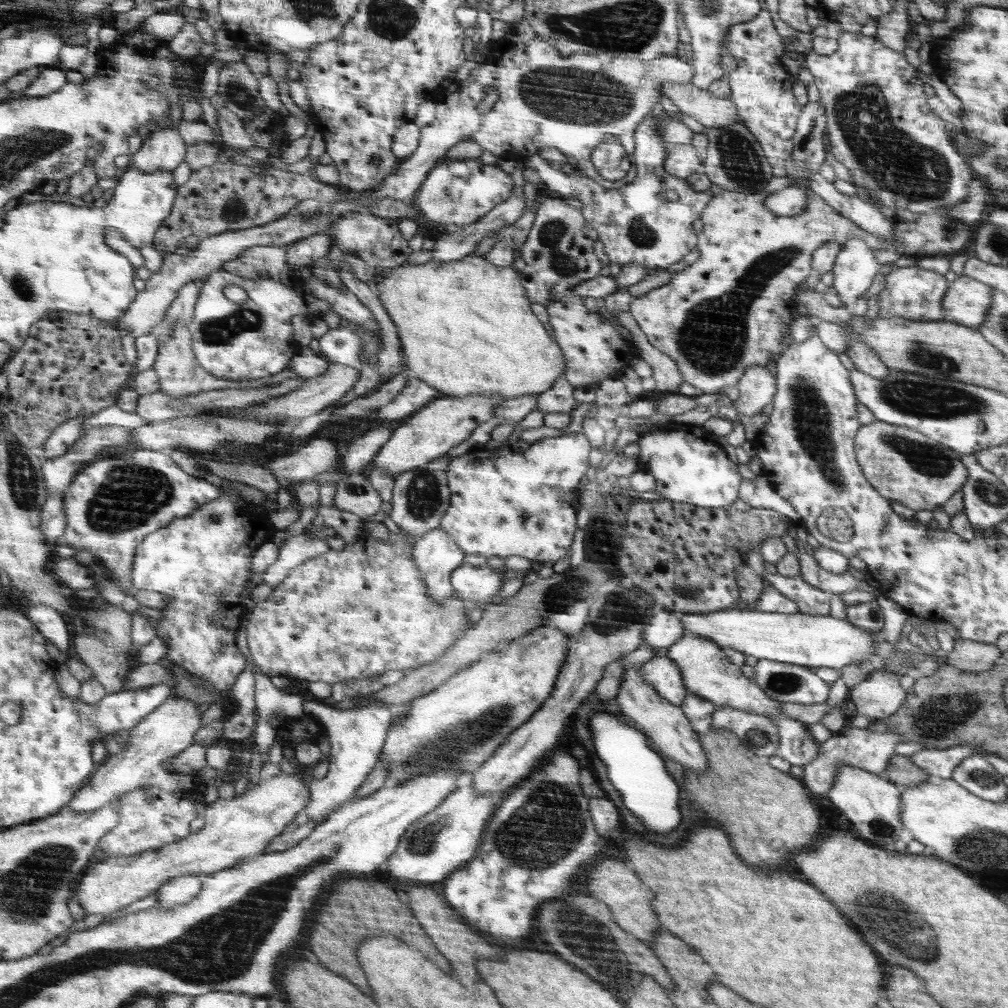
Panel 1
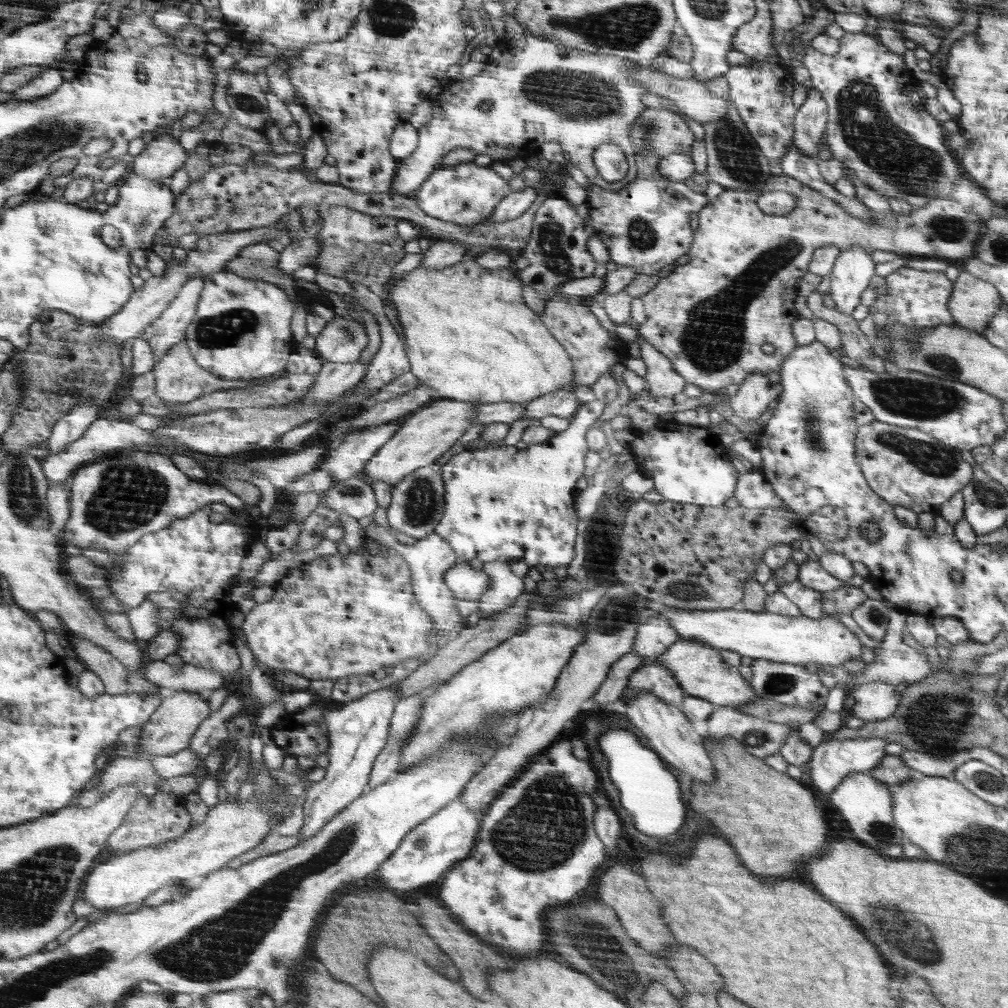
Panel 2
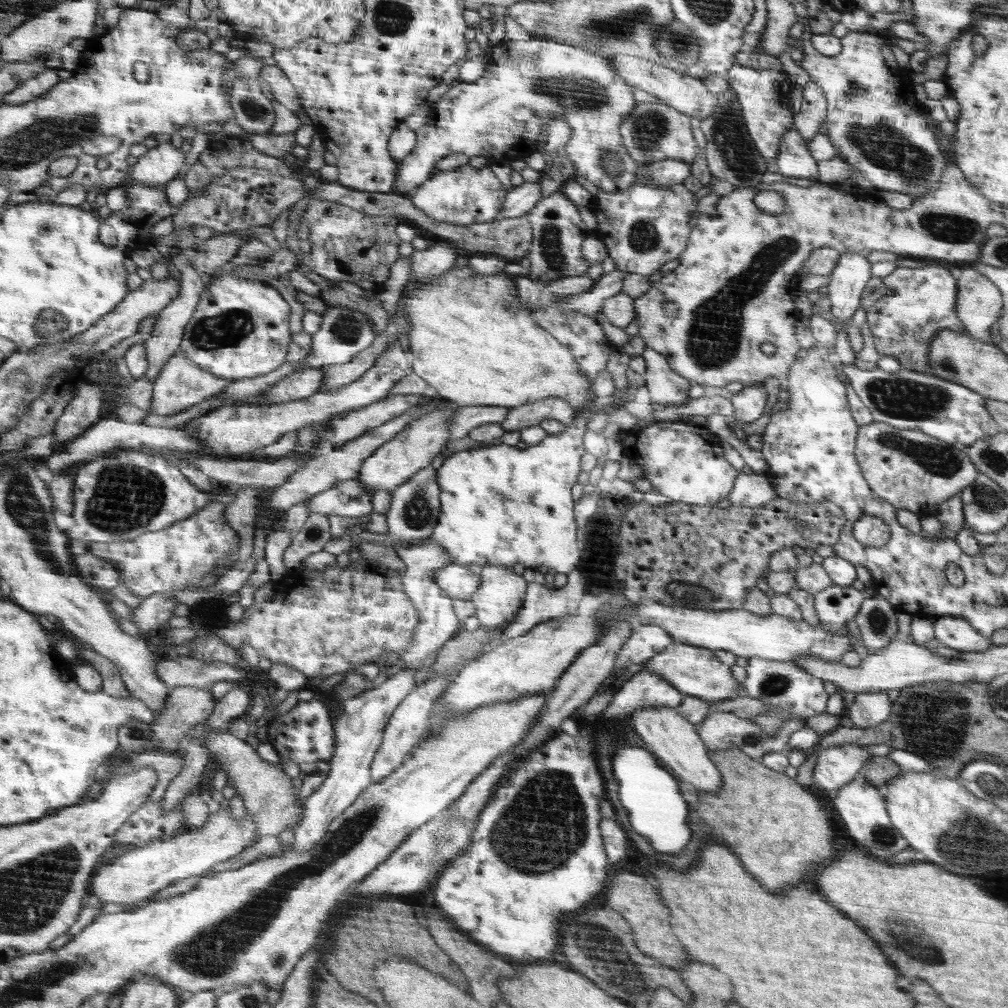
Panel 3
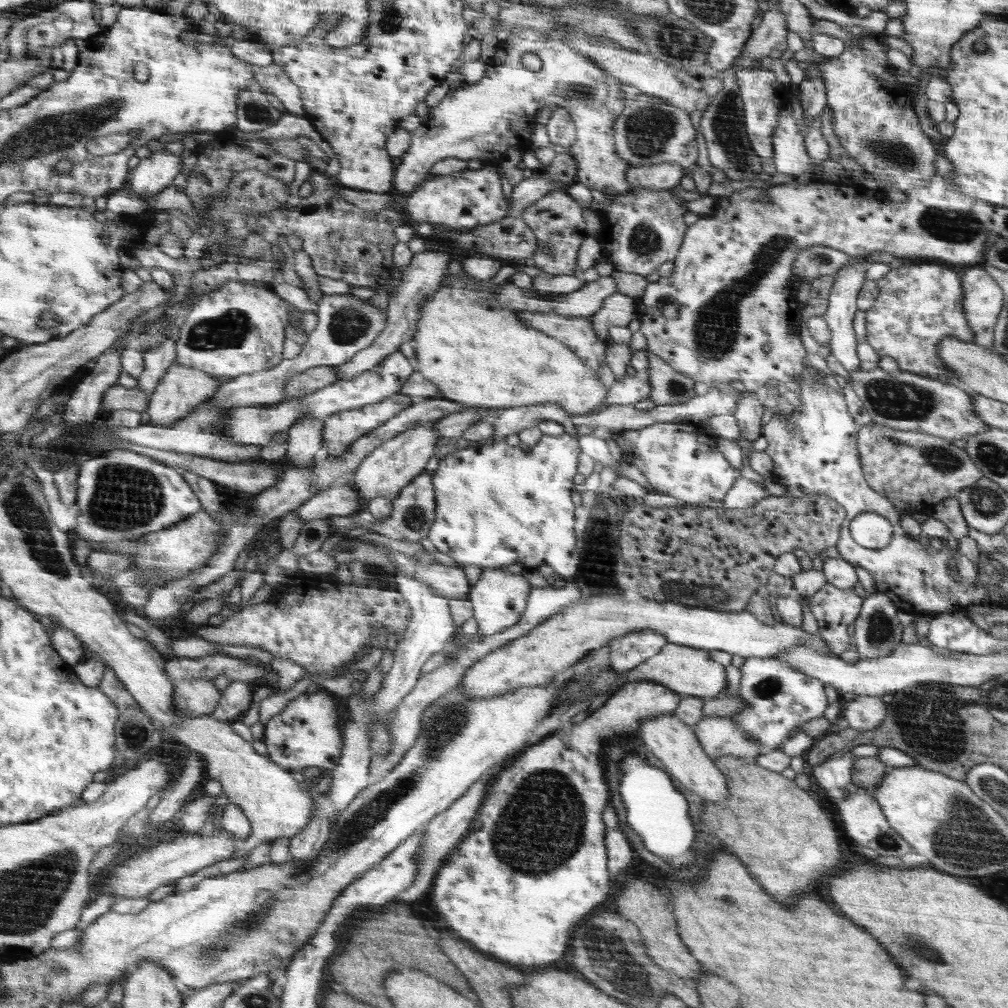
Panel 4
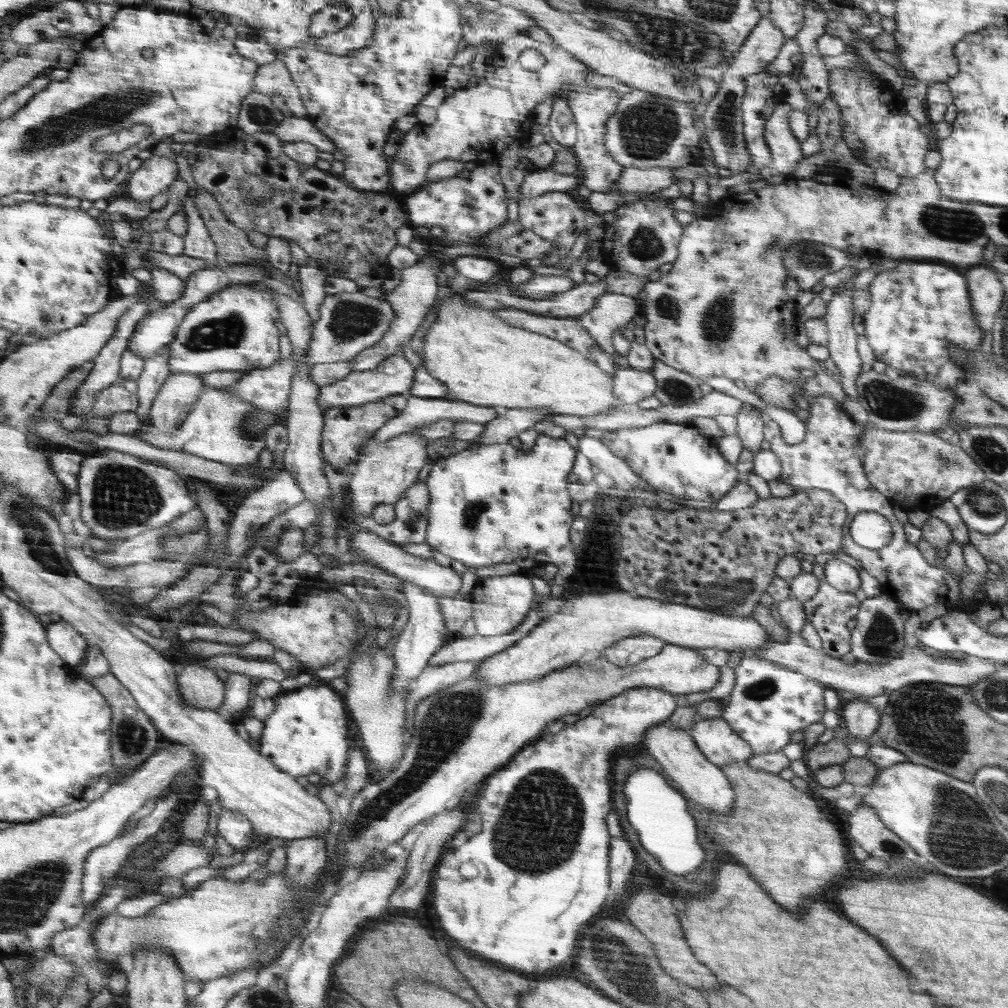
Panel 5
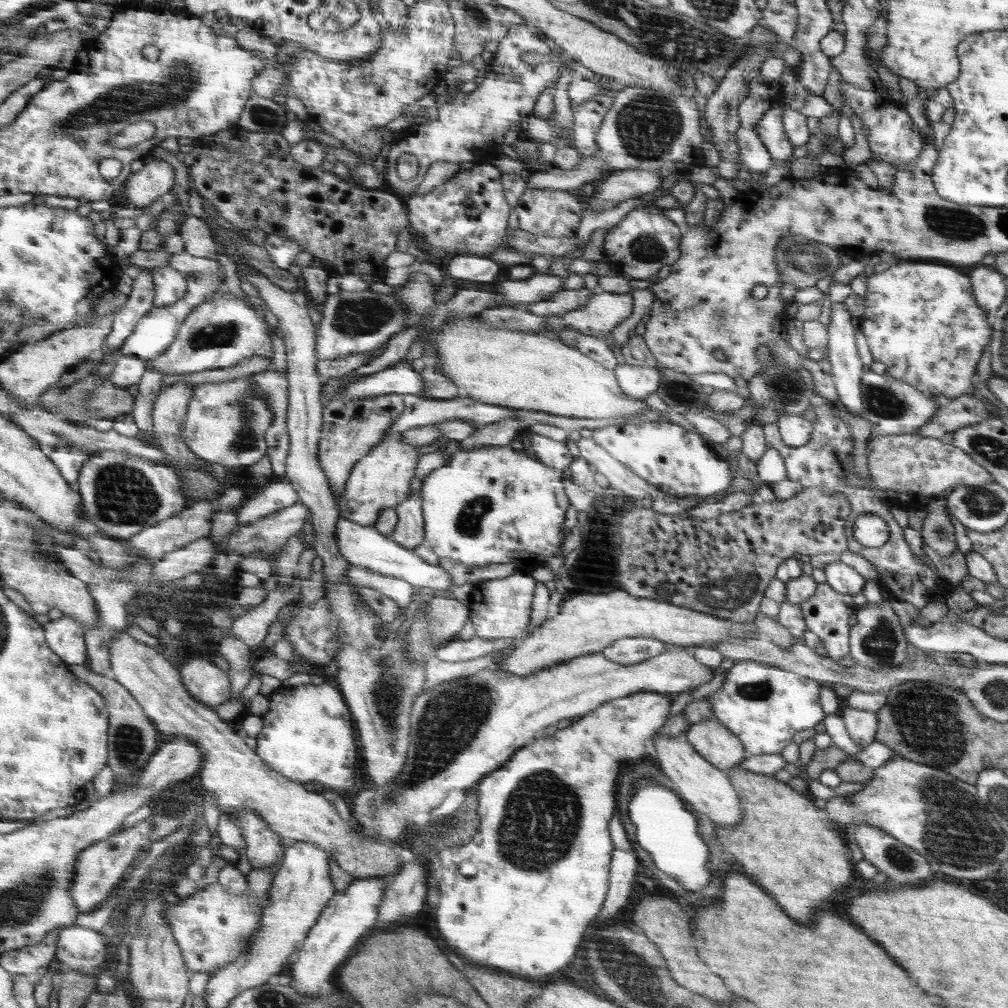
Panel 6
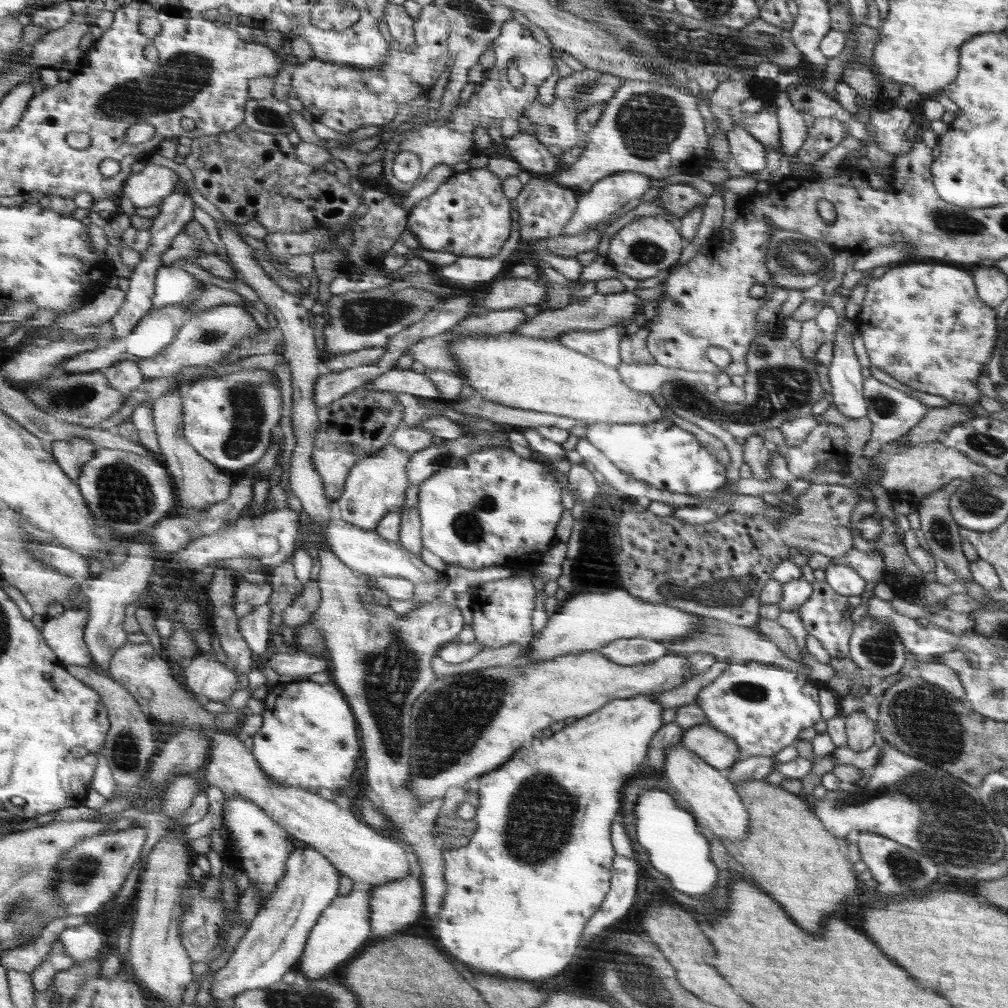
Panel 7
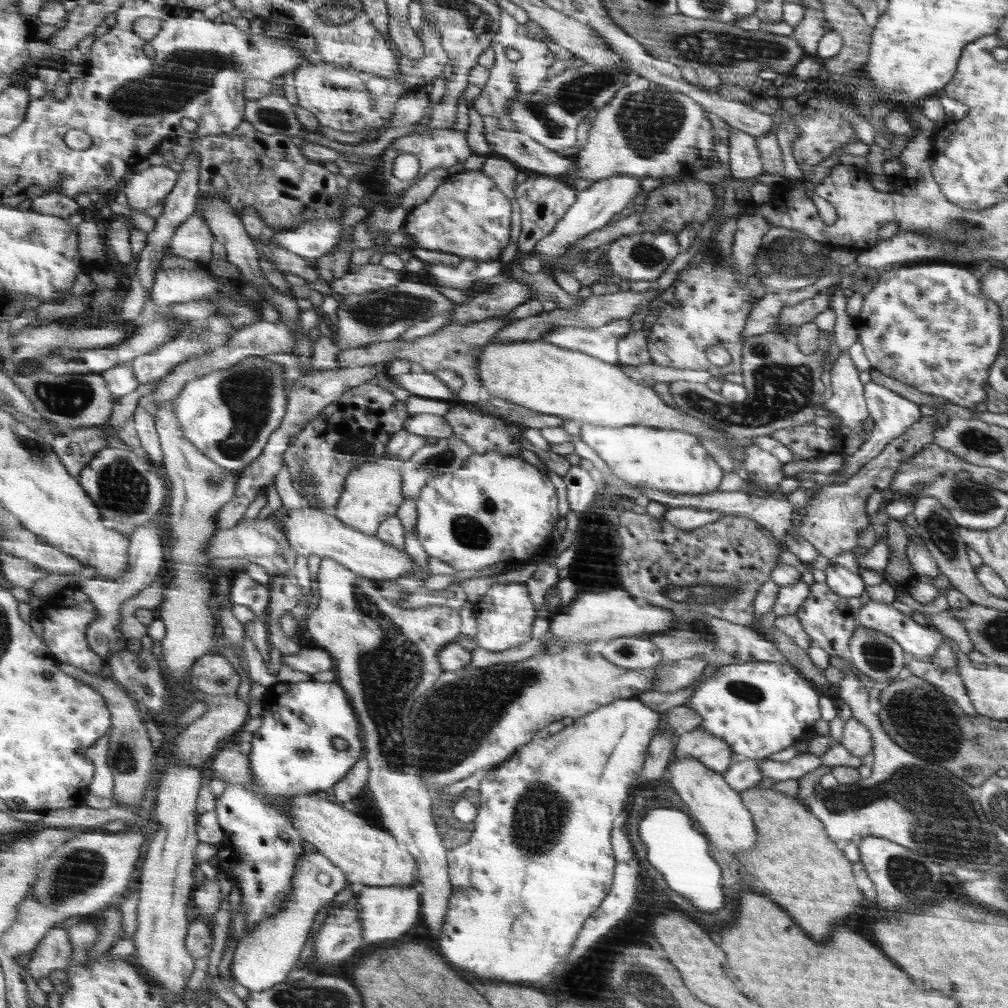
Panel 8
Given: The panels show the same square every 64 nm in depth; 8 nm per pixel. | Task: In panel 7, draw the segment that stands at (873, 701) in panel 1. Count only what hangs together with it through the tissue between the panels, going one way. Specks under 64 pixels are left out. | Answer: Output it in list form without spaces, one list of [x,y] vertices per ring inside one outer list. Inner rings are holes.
[[[862,712],[845,715],[847,748],[854,752],[868,751],[877,741],[877,724]]]

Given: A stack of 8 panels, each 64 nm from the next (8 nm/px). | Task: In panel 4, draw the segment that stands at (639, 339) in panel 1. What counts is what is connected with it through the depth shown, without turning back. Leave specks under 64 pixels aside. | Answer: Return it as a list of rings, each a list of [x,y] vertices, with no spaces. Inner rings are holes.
[[[648,352],[647,373],[650,379],[649,398],[656,405],[683,403],[696,396],[696,380],[670,368],[665,360],[652,352]]]

